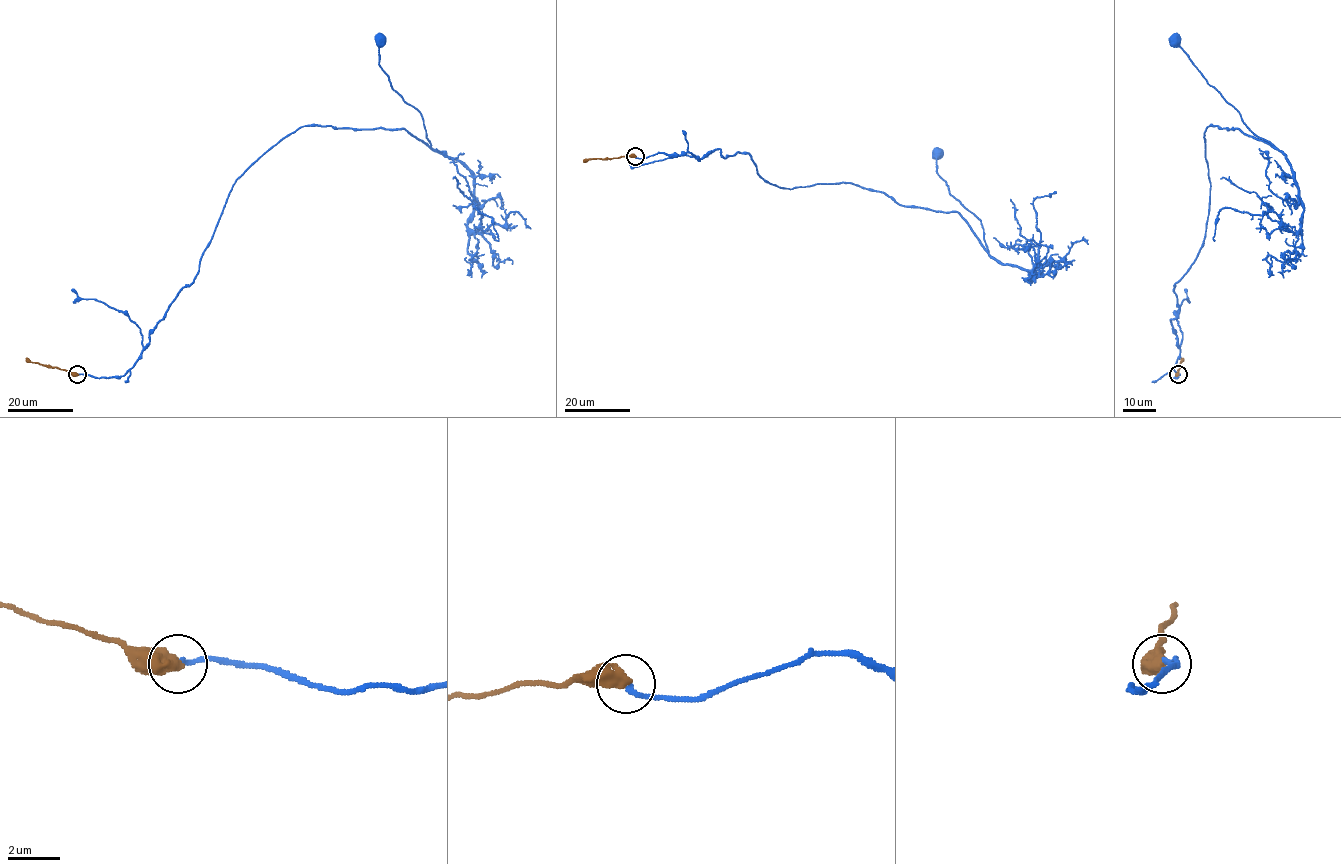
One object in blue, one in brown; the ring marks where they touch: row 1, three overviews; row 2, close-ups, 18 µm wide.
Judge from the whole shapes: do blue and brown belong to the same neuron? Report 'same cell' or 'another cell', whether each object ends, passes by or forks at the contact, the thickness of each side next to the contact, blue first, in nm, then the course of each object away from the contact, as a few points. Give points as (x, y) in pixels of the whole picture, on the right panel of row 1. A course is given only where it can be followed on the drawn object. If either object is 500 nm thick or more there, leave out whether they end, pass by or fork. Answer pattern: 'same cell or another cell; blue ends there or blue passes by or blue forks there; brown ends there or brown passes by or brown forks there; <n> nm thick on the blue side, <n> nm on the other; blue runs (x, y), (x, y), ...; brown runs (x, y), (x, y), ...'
same cell; 180 nm thick on the blue side, 600 nm on the other; blue runs (1178, 374), (1170, 320), (1174, 285), (1205, 236), (1204, 133), (1239, 128), (1272, 145), (1175, 40); brown runs (1178, 374), (1183, 358)

